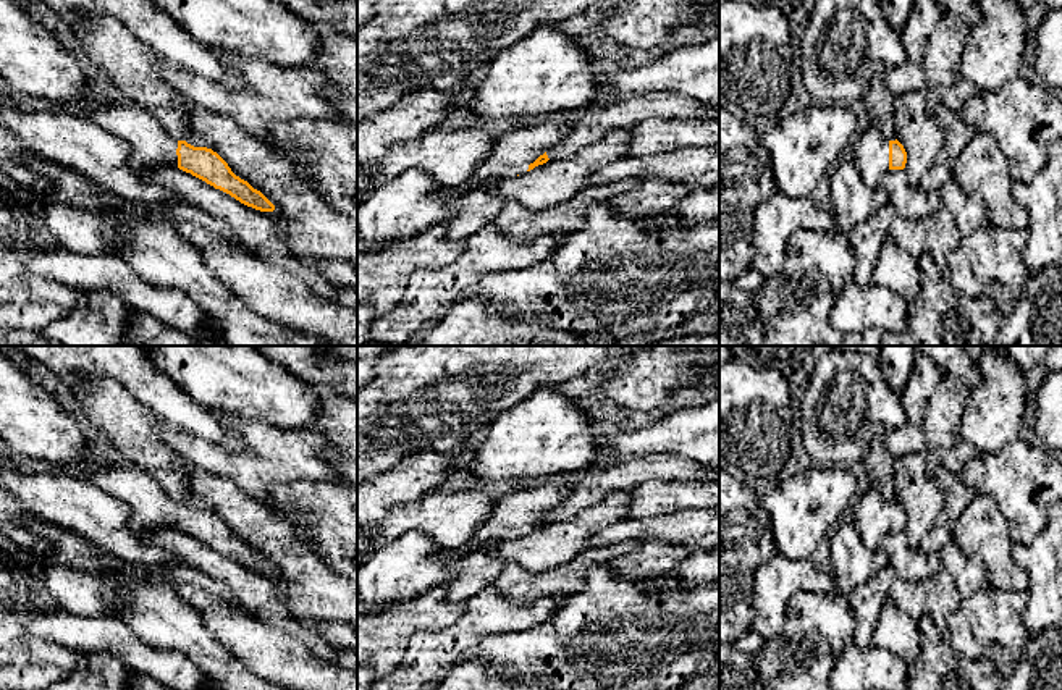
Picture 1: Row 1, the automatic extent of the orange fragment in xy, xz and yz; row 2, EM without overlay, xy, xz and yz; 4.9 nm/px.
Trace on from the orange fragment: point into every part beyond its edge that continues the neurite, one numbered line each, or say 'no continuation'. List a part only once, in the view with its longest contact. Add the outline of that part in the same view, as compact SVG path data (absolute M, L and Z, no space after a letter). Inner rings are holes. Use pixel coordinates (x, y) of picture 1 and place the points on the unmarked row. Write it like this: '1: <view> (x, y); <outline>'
1: yz (870, 514); M871 486L865 496L853 503L849 522L870 549L878 549L881 540L889 533L889 503L878 488Z

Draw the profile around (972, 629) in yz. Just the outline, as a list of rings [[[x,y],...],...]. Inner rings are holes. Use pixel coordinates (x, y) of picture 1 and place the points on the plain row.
[[[986,587],[960,603],[947,619],[950,646],[968,659],[978,659],[992,646],[1018,658],[1031,635],[1022,621],[1026,591],[1001,591]]]

